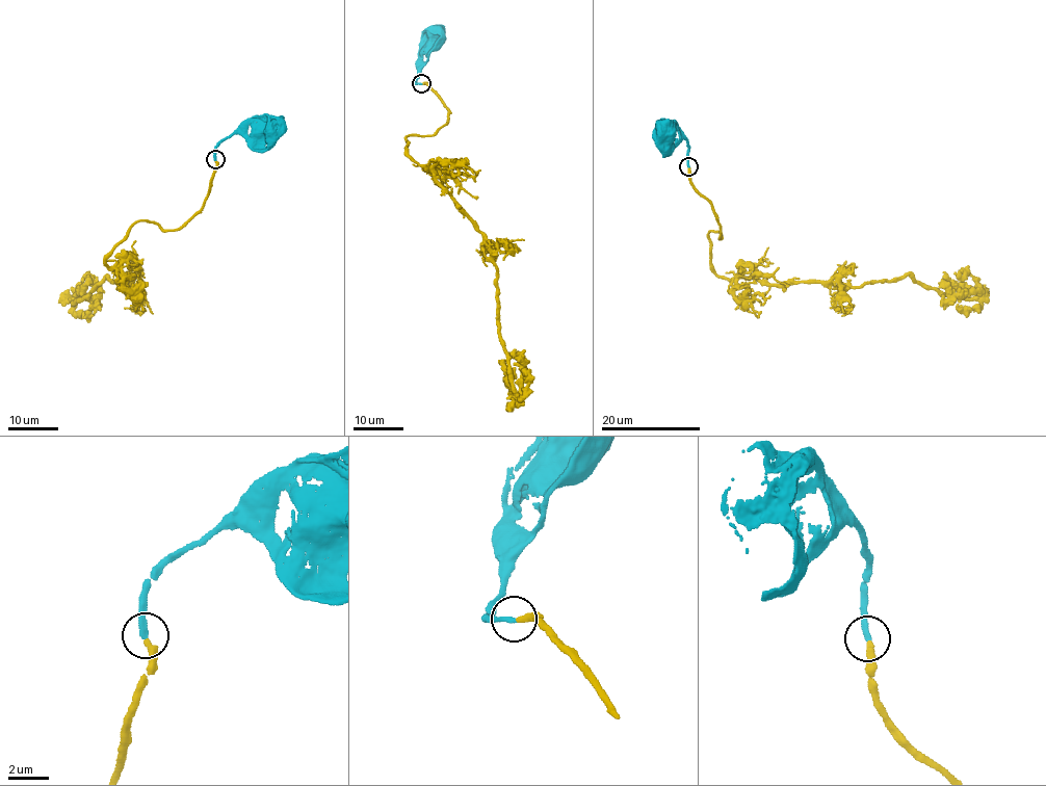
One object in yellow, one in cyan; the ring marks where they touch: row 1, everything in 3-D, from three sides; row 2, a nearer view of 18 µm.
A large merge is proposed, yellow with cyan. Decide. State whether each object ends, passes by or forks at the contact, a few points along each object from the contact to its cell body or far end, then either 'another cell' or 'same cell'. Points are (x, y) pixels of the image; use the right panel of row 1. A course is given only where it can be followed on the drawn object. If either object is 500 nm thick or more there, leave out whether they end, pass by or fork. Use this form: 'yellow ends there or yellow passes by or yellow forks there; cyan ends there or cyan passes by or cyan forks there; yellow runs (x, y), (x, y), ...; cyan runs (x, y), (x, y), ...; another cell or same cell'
yellow ends there; cyan ends there; yellow runs (688, 166), (721, 235), (708, 234), (715, 274), (858, 288), (907, 274), (976, 294), (941, 279); cyan runs (688, 166), (686, 139), (673, 142), (669, 134); same cell

